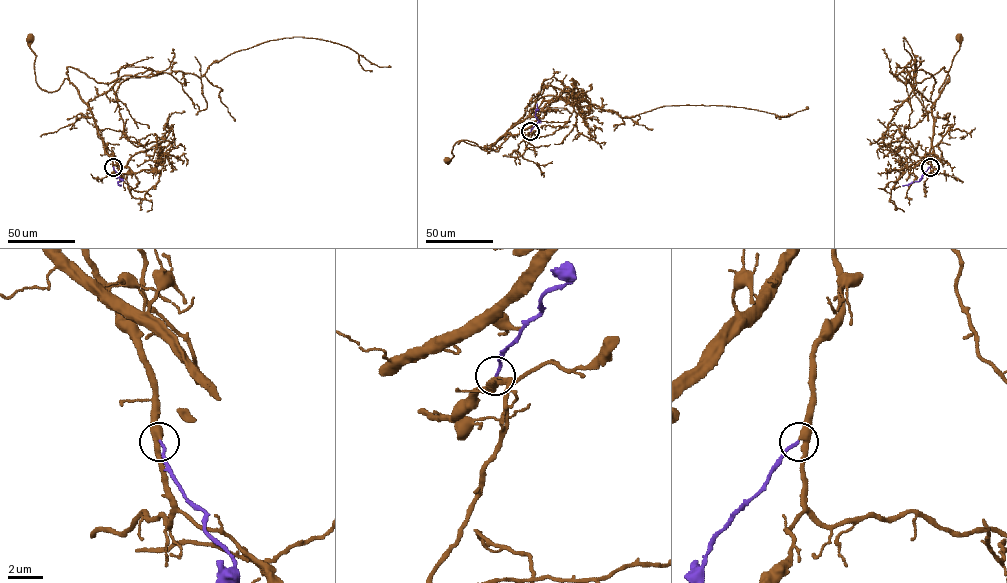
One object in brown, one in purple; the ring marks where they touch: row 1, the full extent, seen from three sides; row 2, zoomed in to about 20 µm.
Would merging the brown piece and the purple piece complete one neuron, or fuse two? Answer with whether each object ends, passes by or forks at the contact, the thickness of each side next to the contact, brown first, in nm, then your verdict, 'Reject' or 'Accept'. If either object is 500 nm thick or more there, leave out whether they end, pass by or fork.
At the ring brown passes by. At the ring purple ends. Thickness 400 nm (brown) against 150 nm. Accept

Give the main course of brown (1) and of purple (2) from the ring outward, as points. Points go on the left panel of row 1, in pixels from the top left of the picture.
1: (113, 166), (79, 91), (65, 78), (53, 91), (38, 85), (30, 39)
2: (113, 167), (121, 180), (117, 182), (119, 186)

